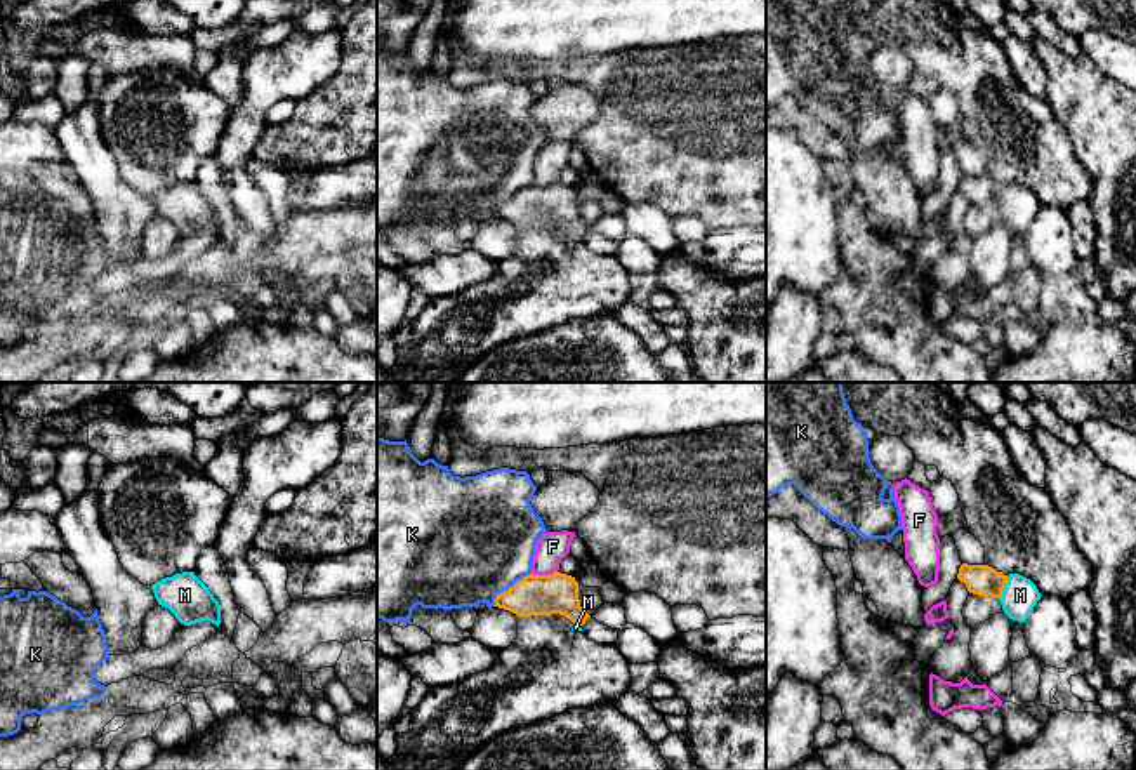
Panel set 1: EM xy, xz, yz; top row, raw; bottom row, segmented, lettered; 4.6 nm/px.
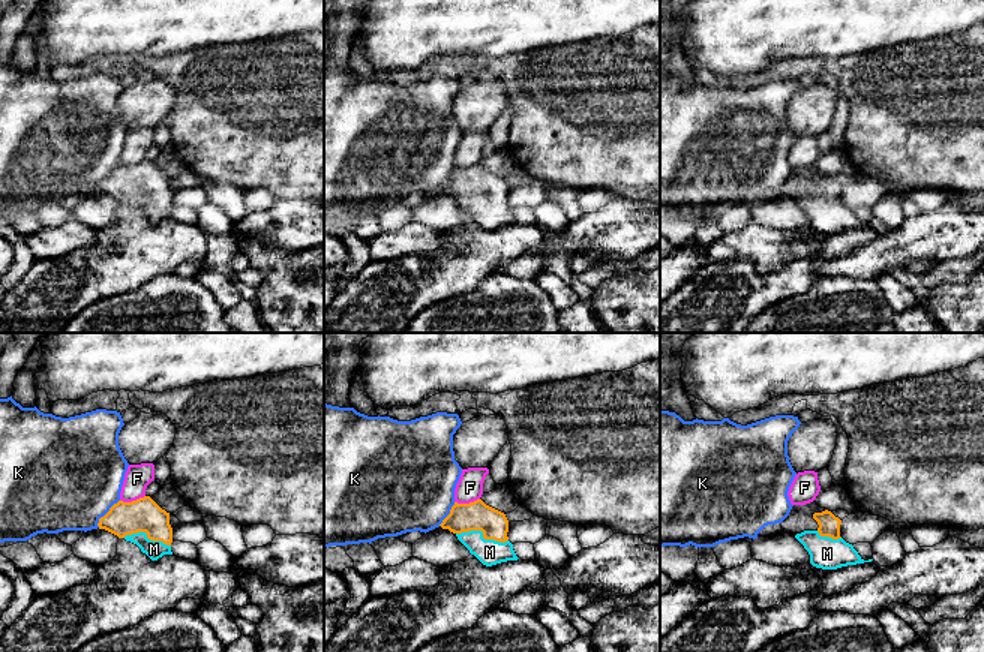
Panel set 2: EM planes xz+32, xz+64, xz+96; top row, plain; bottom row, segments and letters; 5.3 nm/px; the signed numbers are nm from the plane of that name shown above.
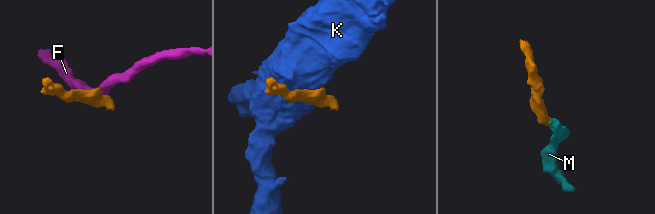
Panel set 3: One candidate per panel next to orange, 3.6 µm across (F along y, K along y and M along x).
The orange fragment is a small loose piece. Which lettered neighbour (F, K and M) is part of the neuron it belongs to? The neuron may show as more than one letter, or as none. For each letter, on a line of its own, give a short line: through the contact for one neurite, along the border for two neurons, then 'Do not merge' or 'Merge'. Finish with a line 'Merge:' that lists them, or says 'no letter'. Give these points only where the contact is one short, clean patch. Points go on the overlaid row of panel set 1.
F: Line: xz (556, 570), (532, 574). Do not merge
K: Do not merge
M: Line: yz (980, 579), (1004, 586), (1020, 595). Merge
Merge: M

